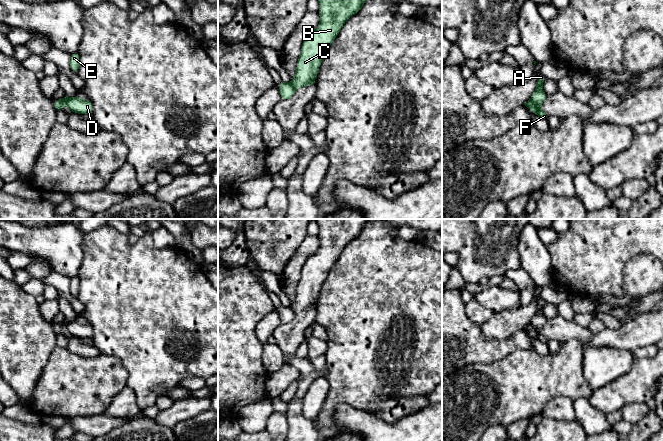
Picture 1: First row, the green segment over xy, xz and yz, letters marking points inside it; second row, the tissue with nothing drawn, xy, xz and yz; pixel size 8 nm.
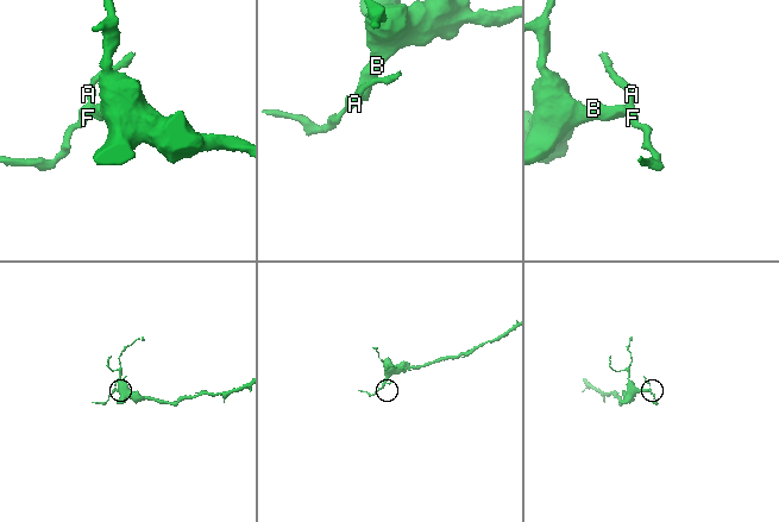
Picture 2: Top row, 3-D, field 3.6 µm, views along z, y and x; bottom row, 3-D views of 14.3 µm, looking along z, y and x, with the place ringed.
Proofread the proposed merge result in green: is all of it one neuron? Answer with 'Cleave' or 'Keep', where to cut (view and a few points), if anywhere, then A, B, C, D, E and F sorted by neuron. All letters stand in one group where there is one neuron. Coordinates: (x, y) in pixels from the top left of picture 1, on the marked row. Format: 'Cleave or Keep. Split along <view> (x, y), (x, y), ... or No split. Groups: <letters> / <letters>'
Keep. No split. Groups: A B C D E F

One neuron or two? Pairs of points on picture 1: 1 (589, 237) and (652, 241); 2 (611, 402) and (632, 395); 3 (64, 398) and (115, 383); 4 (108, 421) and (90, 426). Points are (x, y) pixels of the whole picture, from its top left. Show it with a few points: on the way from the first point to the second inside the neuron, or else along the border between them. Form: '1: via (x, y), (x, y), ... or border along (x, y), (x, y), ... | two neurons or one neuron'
1: via (605, 236), (636, 237) | one neuron
2: via (616, 397), (627, 395) | one neuron
3: via (77, 387), (85, 387), (92, 383), (102, 383) | one neuron
4: via (104, 423), (94, 426) | one neuron

